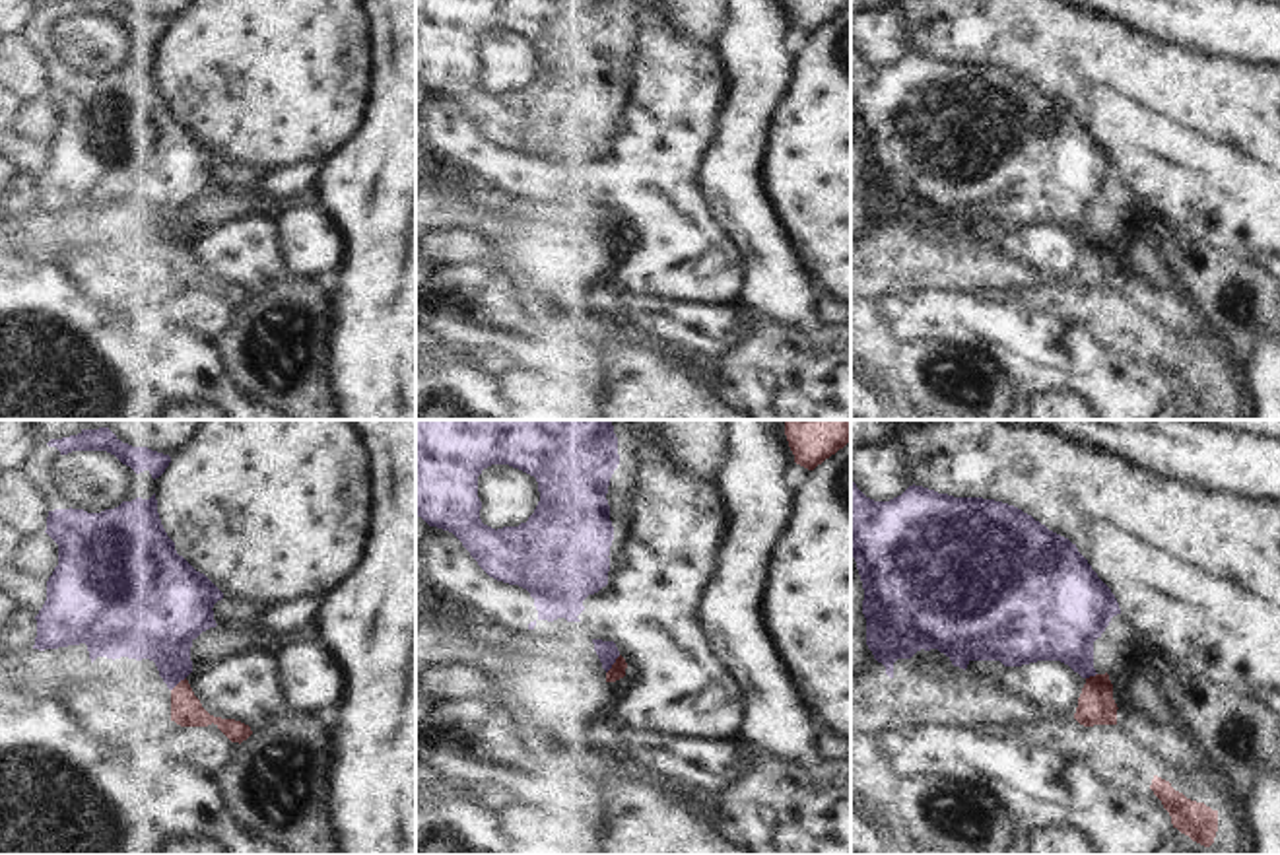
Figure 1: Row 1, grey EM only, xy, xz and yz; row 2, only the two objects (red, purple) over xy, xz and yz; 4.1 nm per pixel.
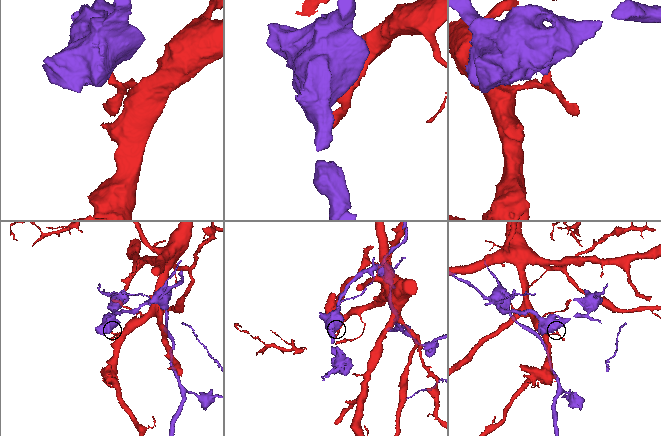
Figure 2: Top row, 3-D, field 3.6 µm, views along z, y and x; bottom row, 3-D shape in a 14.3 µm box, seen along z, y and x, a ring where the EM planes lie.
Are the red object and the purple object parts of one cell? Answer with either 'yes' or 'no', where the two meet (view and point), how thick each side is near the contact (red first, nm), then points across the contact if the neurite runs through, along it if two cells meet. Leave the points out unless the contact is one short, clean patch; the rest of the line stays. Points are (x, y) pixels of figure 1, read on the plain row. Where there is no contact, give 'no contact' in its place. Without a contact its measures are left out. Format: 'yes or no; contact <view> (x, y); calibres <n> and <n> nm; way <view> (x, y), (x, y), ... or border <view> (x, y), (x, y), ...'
no; contact xz (612, 230); calibres 60 and 90 nm; border xz (620, 220), (606, 238)

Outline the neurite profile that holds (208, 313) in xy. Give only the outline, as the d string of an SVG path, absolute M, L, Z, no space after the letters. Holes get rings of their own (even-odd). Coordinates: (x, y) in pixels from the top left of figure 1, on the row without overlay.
M171 286L163 303L165 319L196 330L214 342L229 330L239 313L241 309L231 307L214 288L208 291L181 291Z

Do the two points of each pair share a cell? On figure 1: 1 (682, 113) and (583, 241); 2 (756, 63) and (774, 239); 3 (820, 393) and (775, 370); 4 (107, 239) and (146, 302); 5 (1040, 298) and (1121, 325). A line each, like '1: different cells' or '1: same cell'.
1: different cells
2: same cell
3: same cell
4: same cell
5: same cell

